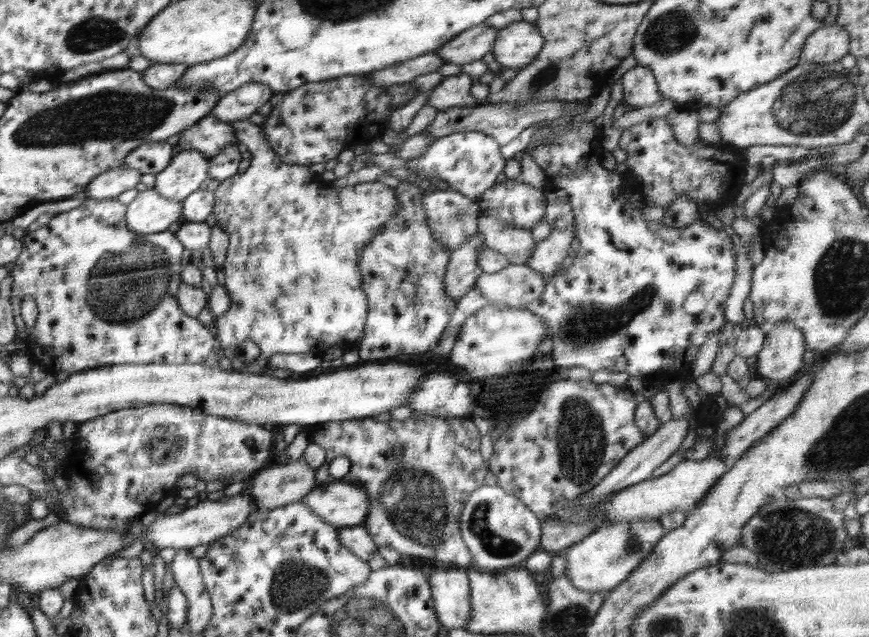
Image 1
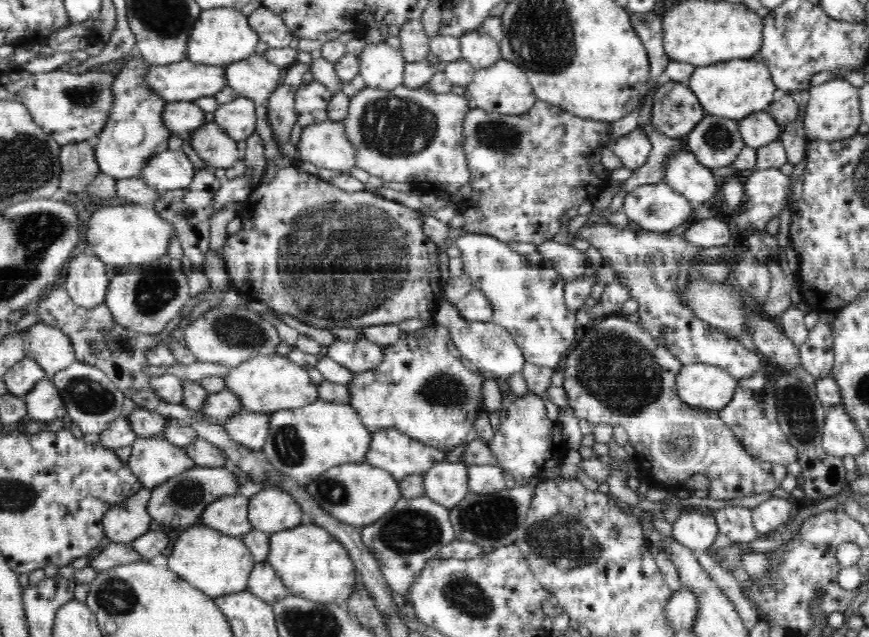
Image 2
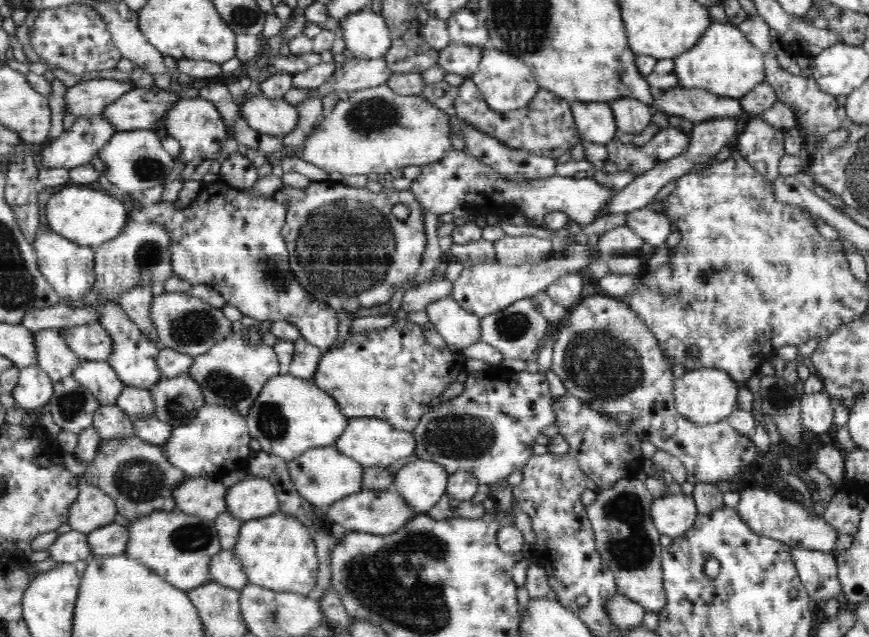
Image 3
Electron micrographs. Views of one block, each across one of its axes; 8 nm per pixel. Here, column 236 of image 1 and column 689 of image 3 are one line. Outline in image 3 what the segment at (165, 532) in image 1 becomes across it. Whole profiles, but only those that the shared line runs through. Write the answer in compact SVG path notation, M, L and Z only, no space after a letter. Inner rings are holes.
M673 489L670 494L652 501L651 515L660 535L674 538L684 536L700 514L692 495Z

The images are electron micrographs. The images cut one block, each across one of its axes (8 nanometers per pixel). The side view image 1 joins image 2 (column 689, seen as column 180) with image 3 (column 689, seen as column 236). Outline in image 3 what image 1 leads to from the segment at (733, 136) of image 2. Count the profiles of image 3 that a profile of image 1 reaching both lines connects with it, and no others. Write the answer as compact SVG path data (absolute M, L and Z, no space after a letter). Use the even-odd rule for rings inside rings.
M668 126L664 130L656 129L654 136L642 146L616 141L605 147L607 160L613 162L617 170L643 175L658 164L684 154L690 141L689 130Z

